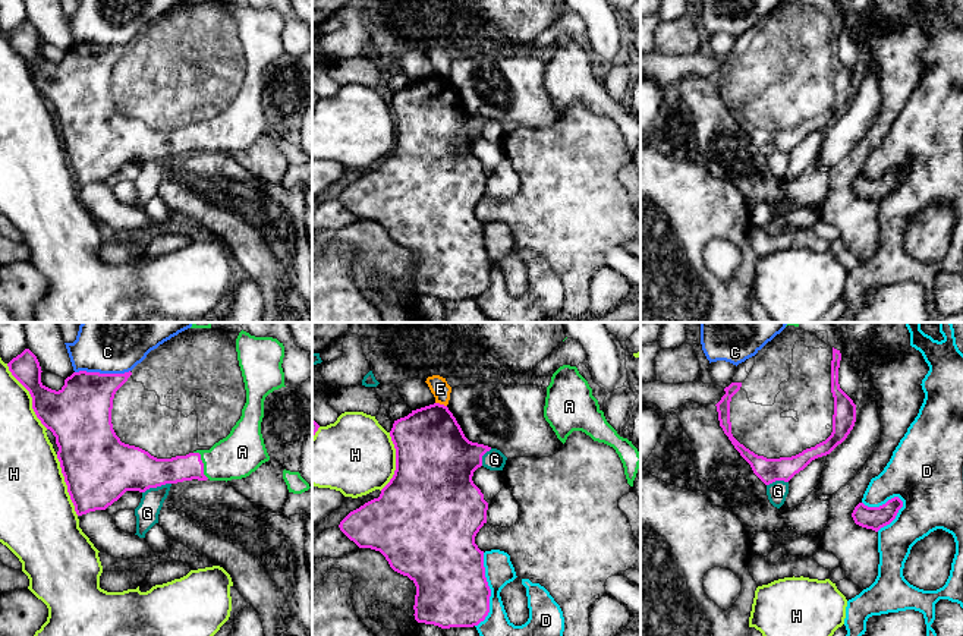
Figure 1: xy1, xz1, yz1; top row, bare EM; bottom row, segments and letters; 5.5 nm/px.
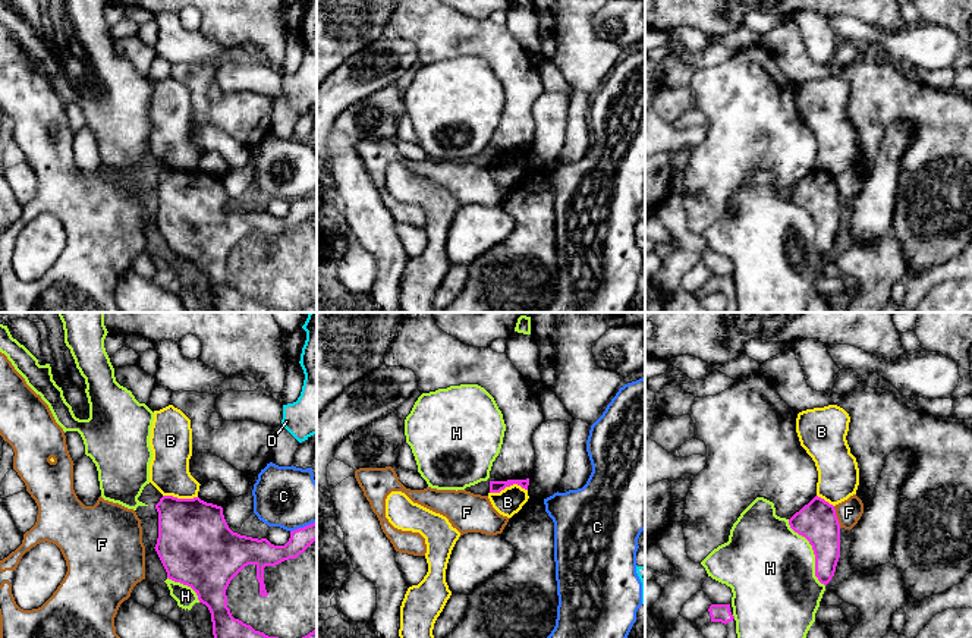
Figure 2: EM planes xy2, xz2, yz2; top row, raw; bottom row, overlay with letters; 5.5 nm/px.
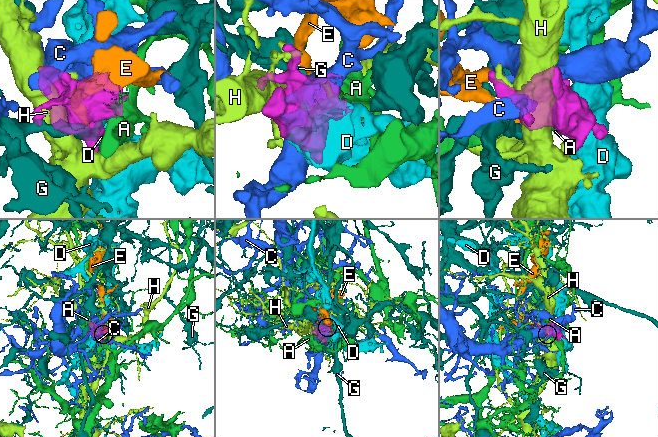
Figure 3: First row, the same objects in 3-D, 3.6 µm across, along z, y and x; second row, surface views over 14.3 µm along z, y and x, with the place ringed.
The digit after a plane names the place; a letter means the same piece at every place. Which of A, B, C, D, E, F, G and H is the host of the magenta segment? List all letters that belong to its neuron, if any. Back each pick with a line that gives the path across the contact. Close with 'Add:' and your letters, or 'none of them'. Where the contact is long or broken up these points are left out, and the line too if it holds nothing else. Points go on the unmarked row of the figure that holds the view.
Add: A

